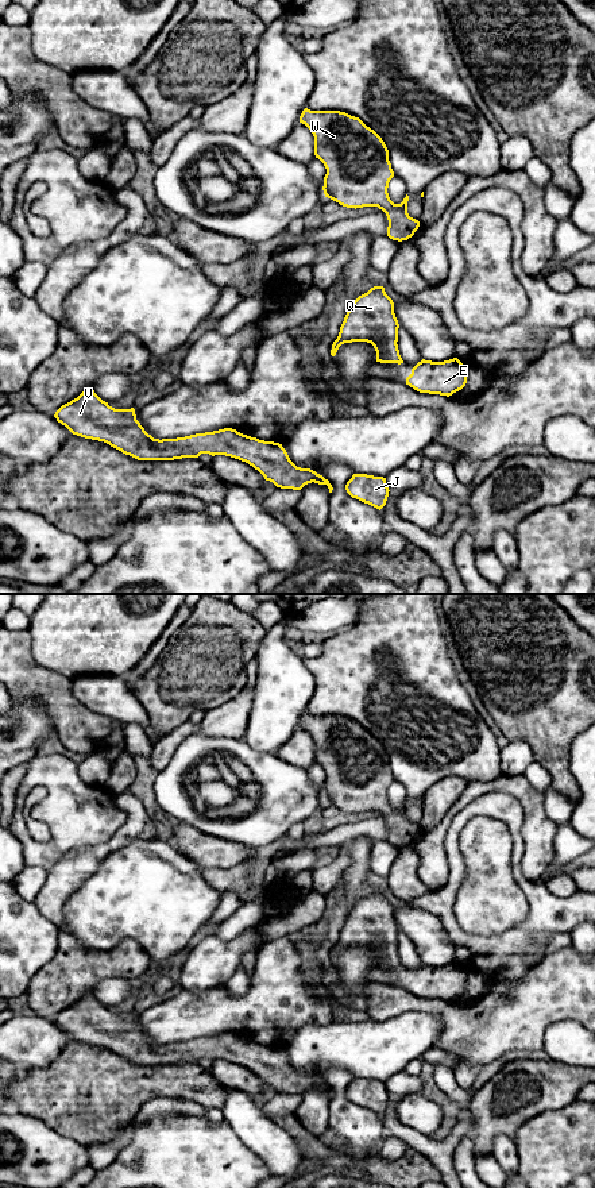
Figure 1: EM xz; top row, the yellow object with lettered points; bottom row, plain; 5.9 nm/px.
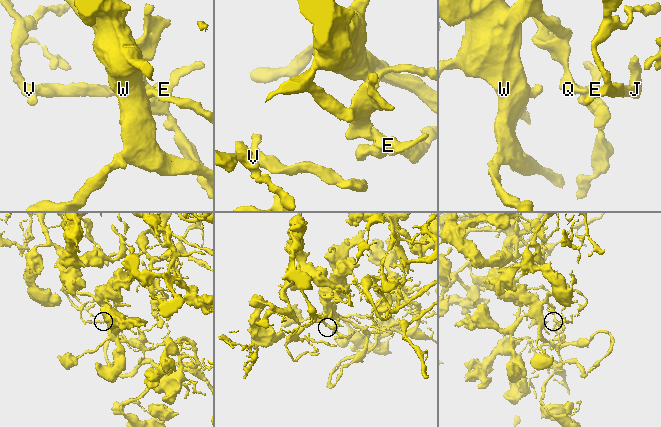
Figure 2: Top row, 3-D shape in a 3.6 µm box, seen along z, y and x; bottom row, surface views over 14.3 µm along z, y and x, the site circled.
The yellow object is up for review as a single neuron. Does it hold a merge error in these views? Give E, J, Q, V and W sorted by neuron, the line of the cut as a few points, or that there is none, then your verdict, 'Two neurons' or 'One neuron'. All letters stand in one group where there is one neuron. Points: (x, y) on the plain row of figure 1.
Groups: E J Q V W. No split. One neuron

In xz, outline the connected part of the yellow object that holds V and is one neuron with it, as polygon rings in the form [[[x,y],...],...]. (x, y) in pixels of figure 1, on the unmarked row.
[[[86,994],[77,1003],[62,1010],[54,1019],[58,1027],[65,1030],[73,1040],[98,1045],[130,1060],[138,1065],[174,1065],[182,1062],[198,1062],[201,1058],[225,1060],[248,1068],[258,1075],[266,1085],[281,1094],[301,1095],[308,1088],[327,1089],[329,1098],[333,1092],[328,1084],[310,1073],[297,1072],[279,1048],[264,1046],[243,1040],[232,1033],[213,1037],[196,1038],[177,1044],[154,1044],[136,1025],[135,1014],[115,1014],[103,1006],[94,995]]]

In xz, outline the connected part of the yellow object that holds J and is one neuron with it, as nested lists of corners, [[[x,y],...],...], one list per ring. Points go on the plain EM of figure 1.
[[[353,1079],[347,1087],[345,1095],[352,1103],[379,1115],[386,1110],[390,1096],[386,1089],[386,1083],[367,1079]]]

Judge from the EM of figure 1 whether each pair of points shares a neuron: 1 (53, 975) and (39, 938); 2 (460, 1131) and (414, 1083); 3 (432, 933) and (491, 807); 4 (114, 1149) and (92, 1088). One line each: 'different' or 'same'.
1: different
2: different
3: different
4: different

